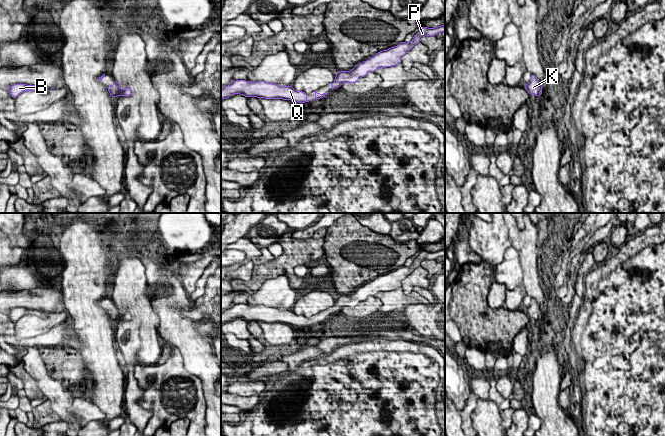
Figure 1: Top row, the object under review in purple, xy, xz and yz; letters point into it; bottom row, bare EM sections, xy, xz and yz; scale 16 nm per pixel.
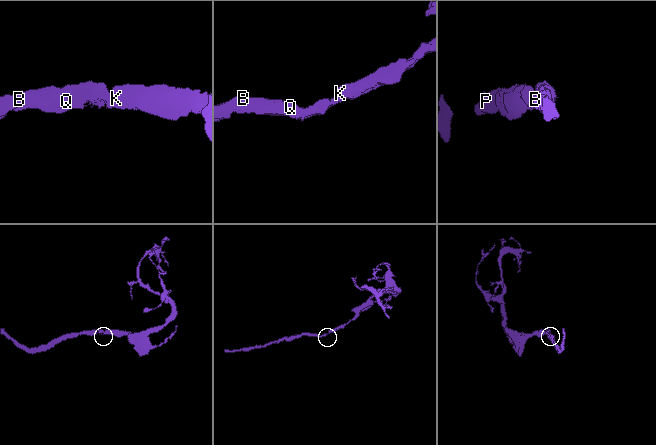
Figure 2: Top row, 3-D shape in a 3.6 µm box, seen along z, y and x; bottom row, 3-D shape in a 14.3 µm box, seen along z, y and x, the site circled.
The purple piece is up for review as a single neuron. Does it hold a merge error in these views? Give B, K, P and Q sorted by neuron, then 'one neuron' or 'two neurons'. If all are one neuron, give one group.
B K P Q; one neuron

